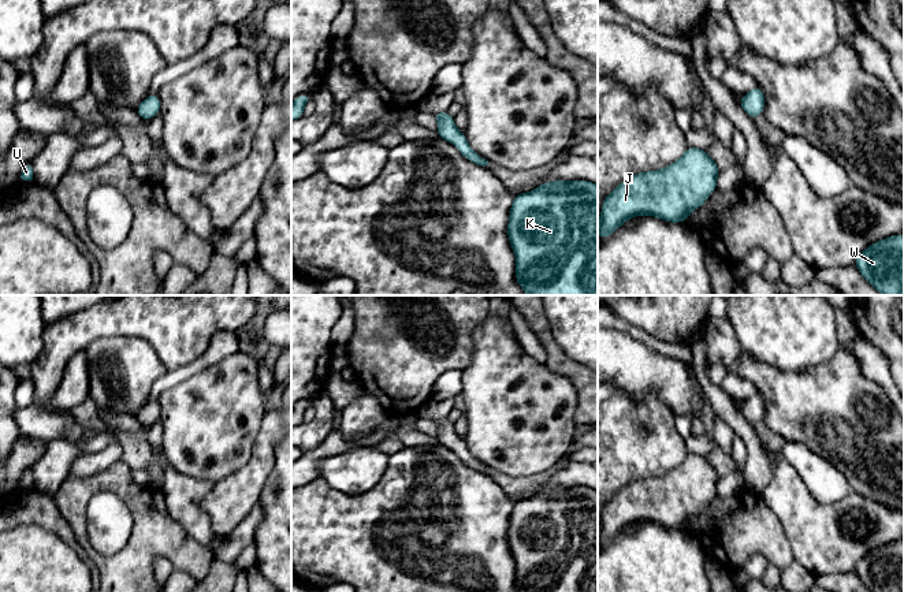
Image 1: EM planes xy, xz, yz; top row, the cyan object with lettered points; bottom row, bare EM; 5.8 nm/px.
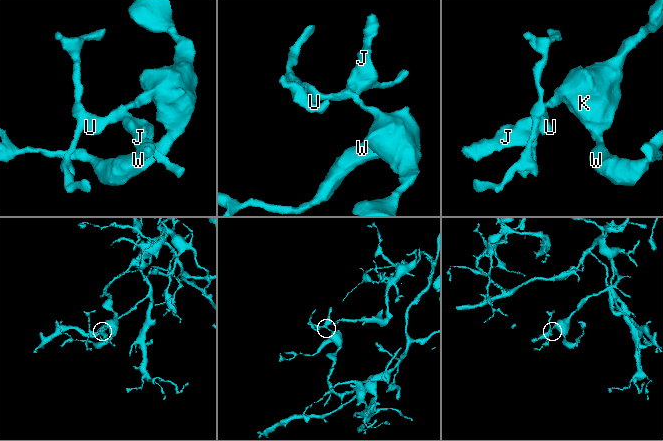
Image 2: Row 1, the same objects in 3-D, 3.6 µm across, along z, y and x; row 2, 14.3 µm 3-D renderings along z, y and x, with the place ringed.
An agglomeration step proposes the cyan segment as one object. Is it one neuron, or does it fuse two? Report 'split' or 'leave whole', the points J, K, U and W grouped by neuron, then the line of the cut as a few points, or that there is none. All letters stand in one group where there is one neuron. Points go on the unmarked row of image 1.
leave whole | J K U W | no cut

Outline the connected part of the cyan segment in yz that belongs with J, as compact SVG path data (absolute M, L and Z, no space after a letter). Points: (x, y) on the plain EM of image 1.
M689 453L667 473L629 483L603 506L598 540L607 544L628 525L641 521L687 528L689 518L715 498L719 479L707 457Z

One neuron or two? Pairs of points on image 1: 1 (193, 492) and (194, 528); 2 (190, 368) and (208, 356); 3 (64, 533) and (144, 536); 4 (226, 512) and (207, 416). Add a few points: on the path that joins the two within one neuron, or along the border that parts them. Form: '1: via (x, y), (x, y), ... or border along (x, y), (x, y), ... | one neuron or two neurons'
1: via (189, 501), (189, 514), (193, 520) | one neuron
2: via (194, 367), (204, 360) | one neuron
3: border along (55, 506), (90, 561) | two neurons
4: border along (248, 462), (216, 484) | two neurons

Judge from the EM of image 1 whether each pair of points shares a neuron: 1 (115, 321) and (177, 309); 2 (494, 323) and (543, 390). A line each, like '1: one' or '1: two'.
1: one
2: one

